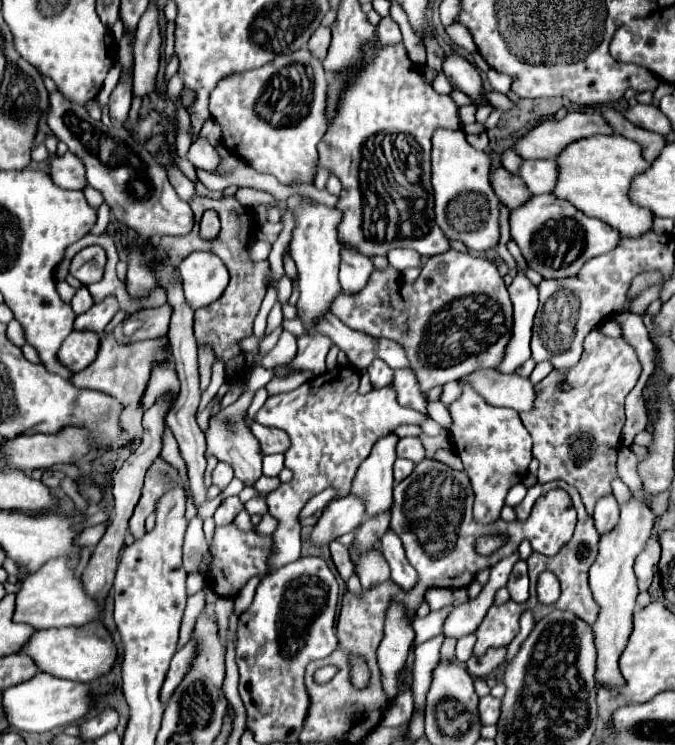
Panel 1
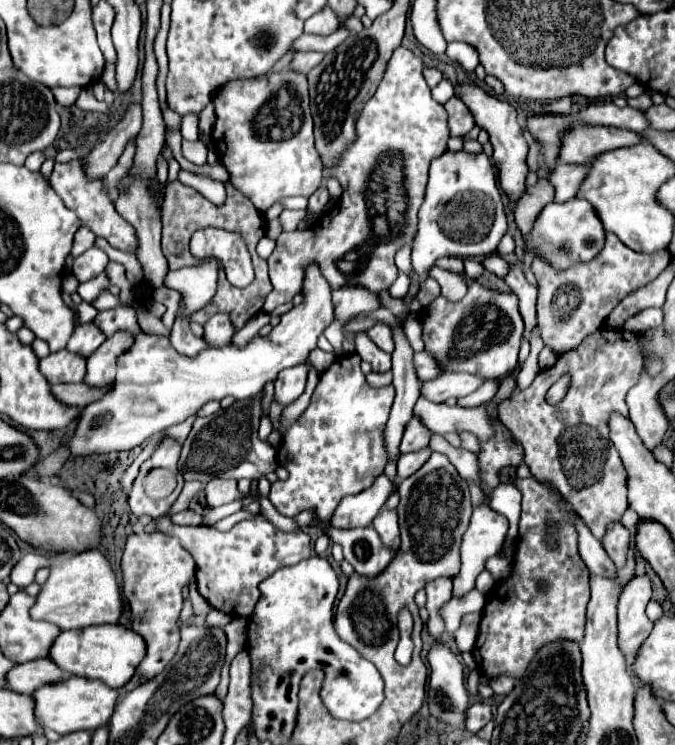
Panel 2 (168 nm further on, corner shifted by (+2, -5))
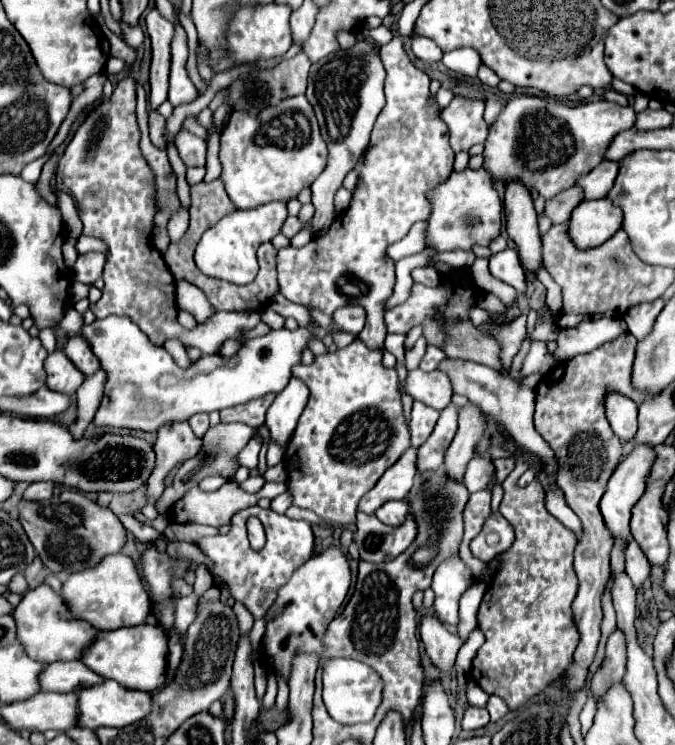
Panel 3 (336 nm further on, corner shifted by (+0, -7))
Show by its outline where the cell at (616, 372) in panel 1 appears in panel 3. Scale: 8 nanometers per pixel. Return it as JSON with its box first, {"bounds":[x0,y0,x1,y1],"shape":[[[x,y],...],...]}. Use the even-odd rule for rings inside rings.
{"bounds":[534,332,646,692],"shape":[[[626,332],[620,334],[616,340],[604,342],[592,352],[578,354],[568,362],[558,364],[544,376],[536,388],[536,412],[534,424],[542,438],[550,444],[556,452],[556,460],[560,464],[556,484],[560,484],[568,506],[576,512],[582,522],[582,538],[574,550],[574,572],[580,580],[578,594],[572,602],[574,624],[580,634],[580,642],[572,656],[572,662],[560,674],[558,682],[566,692],[576,692],[582,688],[588,668],[594,660],[598,642],[600,642],[600,622],[602,622],[602,608],[600,596],[608,582],[610,574],[610,550],[614,544],[612,534],[608,532],[602,514],[598,510],[598,502],[604,494],[606,482],[610,480],[620,456],[622,456],[622,442],[612,432],[606,414],[604,414],[604,396],[608,390],[616,390],[640,405],[646,398],[644,392],[632,390],[632,360],[636,352],[636,338]]]}

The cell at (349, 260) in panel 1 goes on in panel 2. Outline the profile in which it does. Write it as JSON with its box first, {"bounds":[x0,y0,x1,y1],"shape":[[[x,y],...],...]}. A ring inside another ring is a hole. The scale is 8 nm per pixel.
{"bounds":[332,286,380,320],"shape":[[[340,286],[332,290],[332,302],[334,302],[334,312],[338,320],[348,320],[360,312],[370,312],[380,308],[378,296],[370,292],[368,288],[360,286]]]}

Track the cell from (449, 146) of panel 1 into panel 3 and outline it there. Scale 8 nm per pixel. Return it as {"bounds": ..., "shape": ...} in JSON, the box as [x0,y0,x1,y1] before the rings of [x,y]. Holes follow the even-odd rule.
{"bounds":[428,170,502,250],"shape":[[[470,170],[452,172],[452,176],[428,194],[432,216],[428,218],[428,246],[436,250],[470,250],[474,244],[488,246],[502,228],[502,200],[492,186],[488,172]]]}

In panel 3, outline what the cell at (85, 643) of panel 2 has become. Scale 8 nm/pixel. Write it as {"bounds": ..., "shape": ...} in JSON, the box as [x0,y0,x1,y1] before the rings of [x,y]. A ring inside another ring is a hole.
{"bounds":[82,624,168,692],"shape":[[[142,624],[136,628],[120,628],[112,632],[100,632],[94,640],[92,650],[88,650],[82,662],[100,674],[102,678],[116,680],[128,688],[144,688],[144,692],[154,692],[166,682],[168,666],[168,632],[154,624]]]}

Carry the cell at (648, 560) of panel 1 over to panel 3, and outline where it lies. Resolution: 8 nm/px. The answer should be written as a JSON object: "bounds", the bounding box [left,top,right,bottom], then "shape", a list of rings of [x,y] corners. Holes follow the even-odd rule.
{"bounds":[592,630,626,702],"shape":[[[618,630],[608,636],[604,660],[592,678],[592,696],[596,702],[606,694],[610,686],[622,680],[624,668],[626,668],[626,644],[624,644],[624,634]]]}

